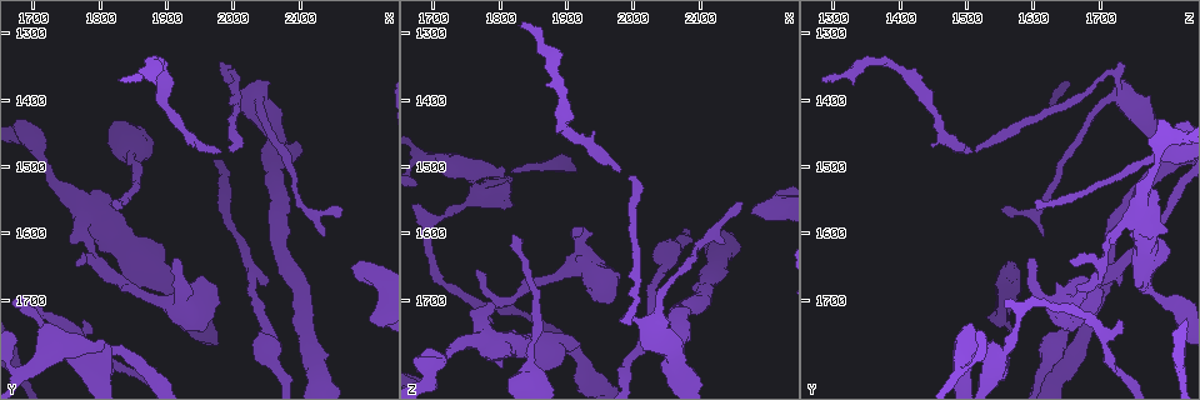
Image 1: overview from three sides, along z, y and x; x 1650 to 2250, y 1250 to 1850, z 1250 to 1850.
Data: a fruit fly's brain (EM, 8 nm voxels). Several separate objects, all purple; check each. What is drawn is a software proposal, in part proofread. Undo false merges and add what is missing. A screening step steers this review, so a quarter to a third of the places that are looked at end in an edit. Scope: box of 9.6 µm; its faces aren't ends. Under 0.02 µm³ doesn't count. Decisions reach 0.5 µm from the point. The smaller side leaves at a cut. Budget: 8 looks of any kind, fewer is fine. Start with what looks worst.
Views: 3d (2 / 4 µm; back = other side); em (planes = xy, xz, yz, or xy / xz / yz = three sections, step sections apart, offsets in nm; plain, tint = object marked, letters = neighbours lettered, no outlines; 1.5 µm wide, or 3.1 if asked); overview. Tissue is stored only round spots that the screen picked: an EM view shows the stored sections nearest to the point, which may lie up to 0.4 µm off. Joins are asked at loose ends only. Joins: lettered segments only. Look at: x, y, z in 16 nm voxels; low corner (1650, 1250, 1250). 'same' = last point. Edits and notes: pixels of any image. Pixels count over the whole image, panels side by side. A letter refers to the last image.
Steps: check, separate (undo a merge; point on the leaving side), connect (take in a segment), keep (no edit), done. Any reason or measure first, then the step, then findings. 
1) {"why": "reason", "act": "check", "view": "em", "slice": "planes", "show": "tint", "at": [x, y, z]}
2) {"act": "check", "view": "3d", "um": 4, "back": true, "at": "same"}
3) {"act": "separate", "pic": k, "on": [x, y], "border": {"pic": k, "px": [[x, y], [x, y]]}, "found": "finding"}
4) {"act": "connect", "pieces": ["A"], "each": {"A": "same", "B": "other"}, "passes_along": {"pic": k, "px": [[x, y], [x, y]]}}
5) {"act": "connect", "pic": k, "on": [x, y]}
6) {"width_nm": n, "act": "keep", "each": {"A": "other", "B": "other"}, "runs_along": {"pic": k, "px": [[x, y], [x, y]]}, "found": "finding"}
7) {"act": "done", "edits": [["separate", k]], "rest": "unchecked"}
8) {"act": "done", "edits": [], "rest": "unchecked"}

{"why": "free end", "act": "check", "view": "em", "slice": "planes", "show": "plain", "at": [1765, 1640, 1655]}

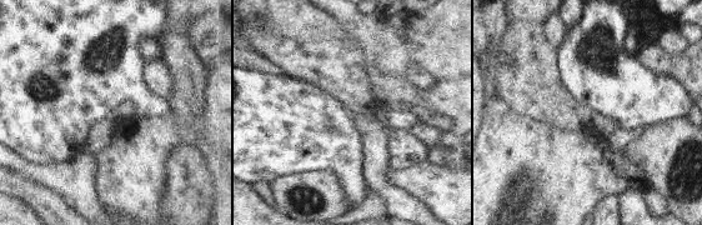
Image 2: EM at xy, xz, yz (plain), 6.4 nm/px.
{"act": "check", "view": "em", "slice": "planes", "show": "tint", "at": "same"}

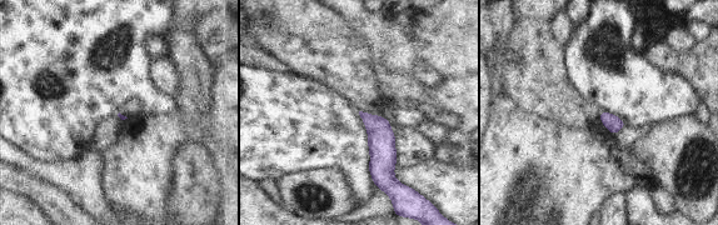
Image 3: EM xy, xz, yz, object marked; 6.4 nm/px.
{"why": "what lies round it", "act": "check", "view": "em", "slice": "planes", "show": "letters", "at": "same"}

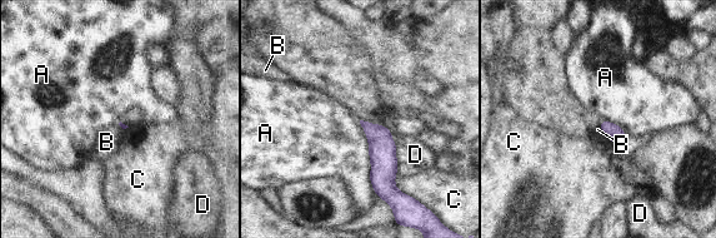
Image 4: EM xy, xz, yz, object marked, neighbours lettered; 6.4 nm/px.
{"act": "keep", "each": {"A": "other", "B": "other", "C": "other", "D": "other"}, "runs_along": {"pic": 4, "px": [[365, 124], [380, 139], [379, 192]]}, "found": "none of them fits"}

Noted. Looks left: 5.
{"why": "branch stops here", "act": "check", "view": "em", "slice": "planes", "show": "letters", "at": [2160, 1565, 1555]}

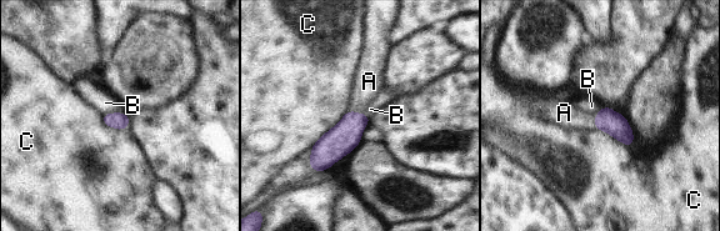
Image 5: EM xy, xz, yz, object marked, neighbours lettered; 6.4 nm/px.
{"longest_contact_nm": ["C", 380], "act": "connect", "pieces": ["A"], "each": {"A": "same", "B": "other", "C": "other"}, "found": "the neuron continues"}

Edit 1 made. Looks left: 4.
{"act": "check", "view": "overview"}

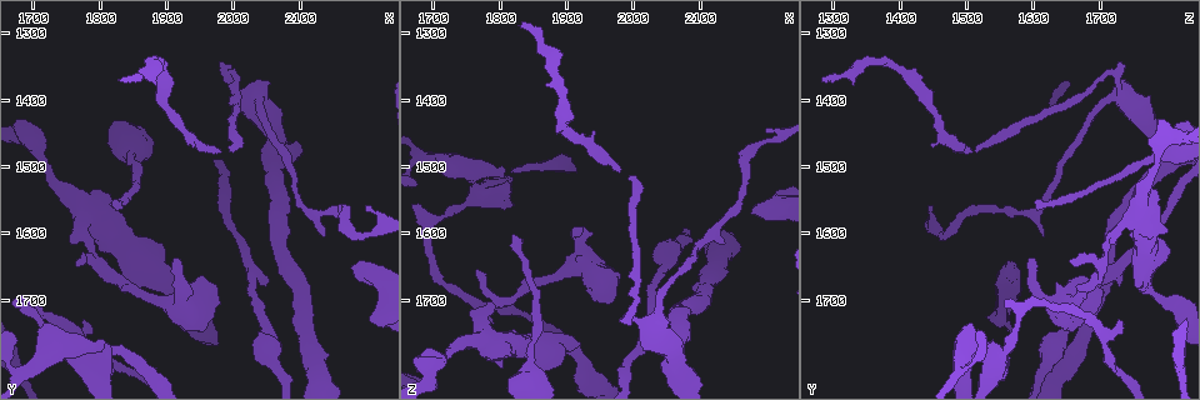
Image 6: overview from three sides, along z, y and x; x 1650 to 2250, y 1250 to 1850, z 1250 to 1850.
{"why": "free end", "act": "check", "view": "em", "slice": "planes", "show": "letters", "at": [1815, 1555, 1610]}

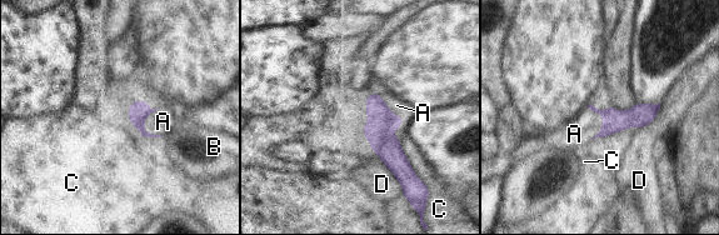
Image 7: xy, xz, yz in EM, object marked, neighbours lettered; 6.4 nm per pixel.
{"width_nm": 130, "act": "connect", "pieces": ["A"], "each": {"A": "same", "B": "other", "C": "other", "D": "other"}, "found": "the neuron continues"}

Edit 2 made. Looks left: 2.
{"act": "done", "edits": [["connect", 5], ["connect", 7]], "rest": "unchecked"}

